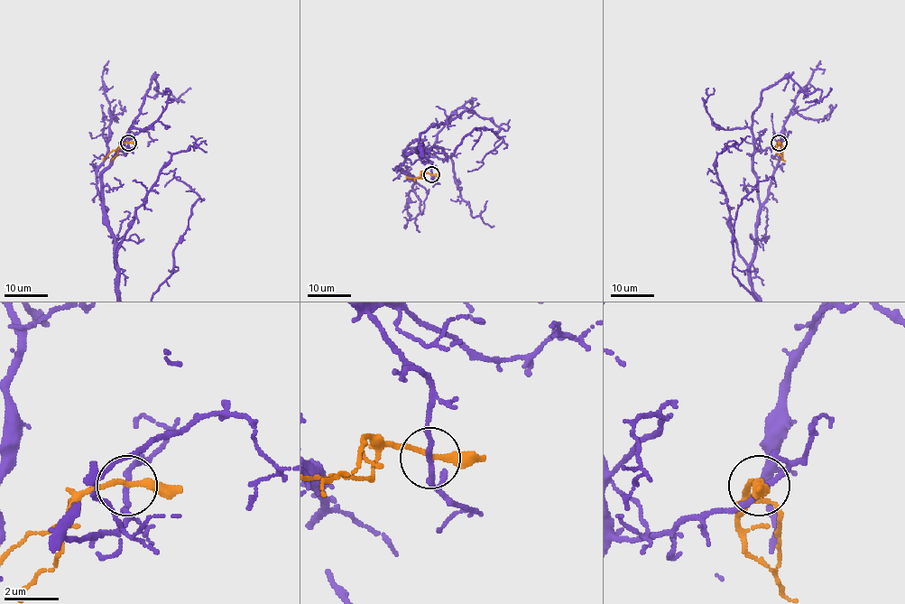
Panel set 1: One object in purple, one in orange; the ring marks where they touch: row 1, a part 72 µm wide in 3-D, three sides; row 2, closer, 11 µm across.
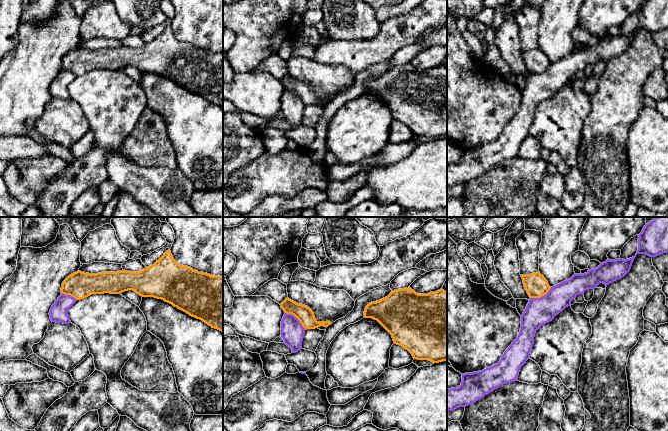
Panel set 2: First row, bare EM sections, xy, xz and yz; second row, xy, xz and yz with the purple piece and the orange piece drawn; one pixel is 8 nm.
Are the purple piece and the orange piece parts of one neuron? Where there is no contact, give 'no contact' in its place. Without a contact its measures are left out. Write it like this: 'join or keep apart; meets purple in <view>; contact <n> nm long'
keep apart; meets purple in xz; contact 220 nm long

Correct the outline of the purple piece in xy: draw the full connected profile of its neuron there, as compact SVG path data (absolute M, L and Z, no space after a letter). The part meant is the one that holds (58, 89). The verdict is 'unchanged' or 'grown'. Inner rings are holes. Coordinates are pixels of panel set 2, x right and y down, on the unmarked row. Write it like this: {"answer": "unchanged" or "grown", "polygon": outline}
{"answer": "unchanged", "polygon": "M61 69L50 85L49 91L51 97L63 100L71 99L68 86L76 77L74 73Z"}

